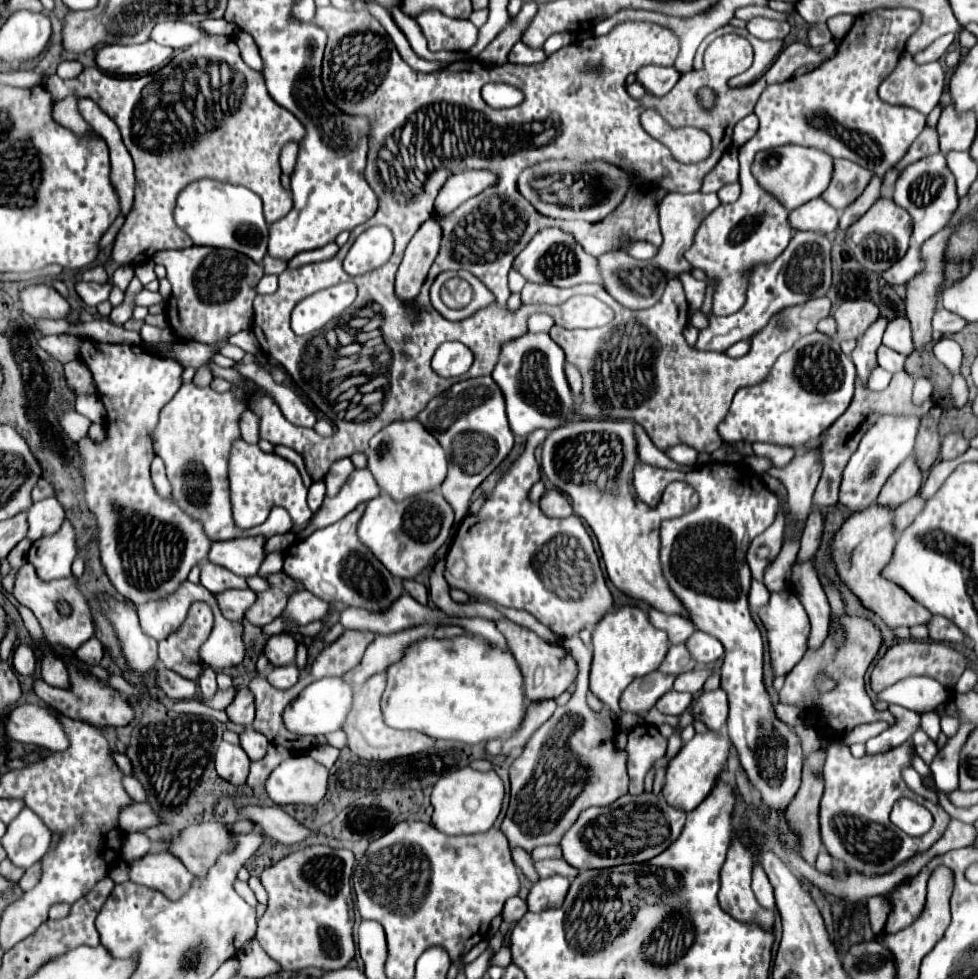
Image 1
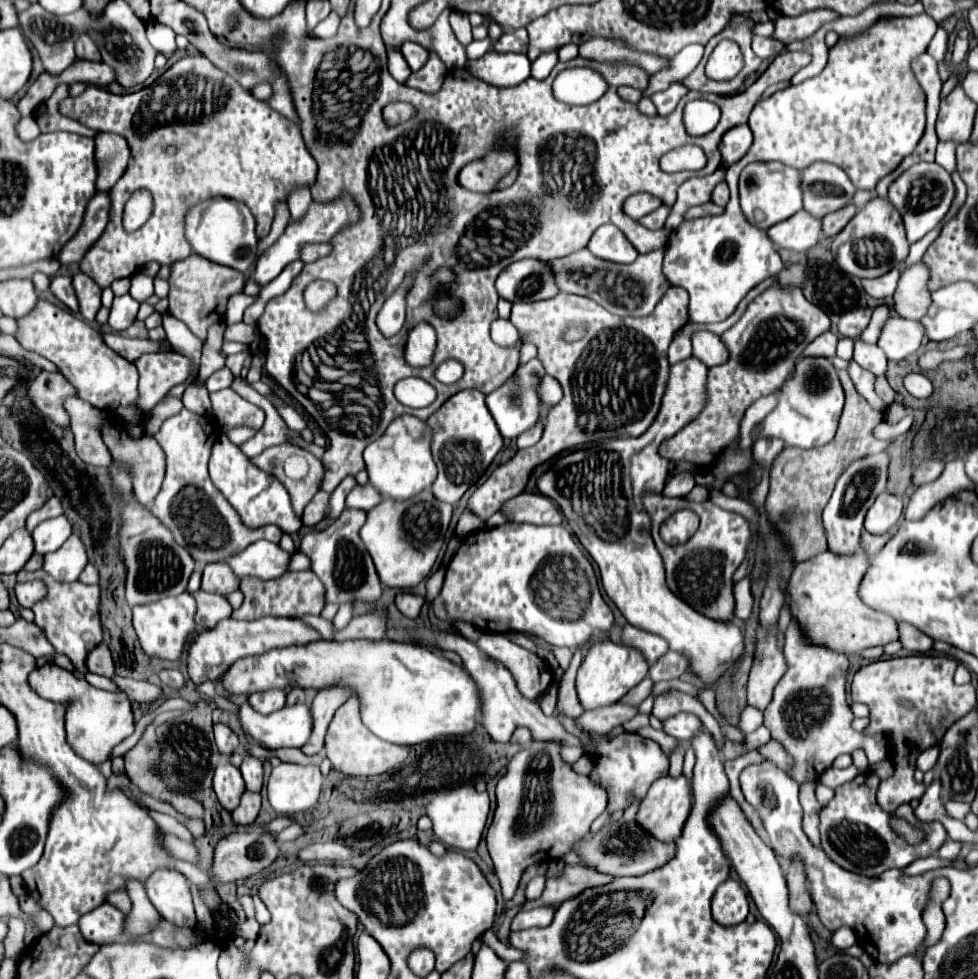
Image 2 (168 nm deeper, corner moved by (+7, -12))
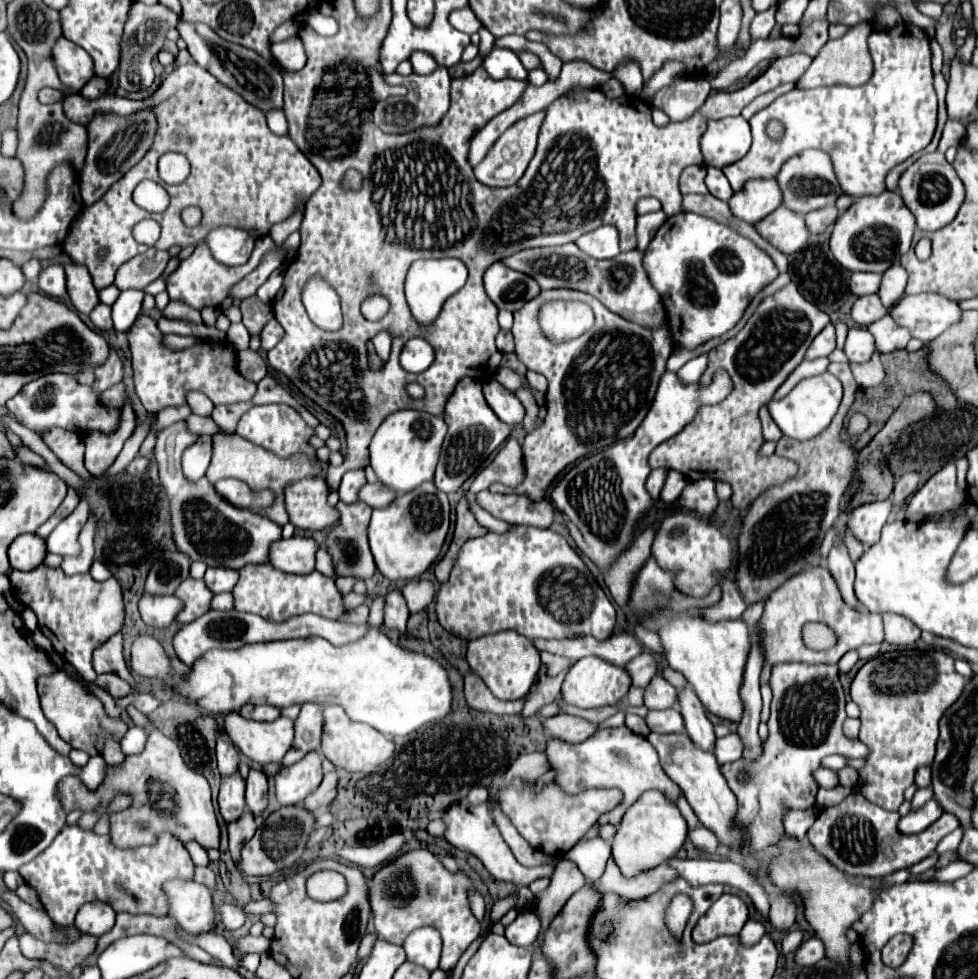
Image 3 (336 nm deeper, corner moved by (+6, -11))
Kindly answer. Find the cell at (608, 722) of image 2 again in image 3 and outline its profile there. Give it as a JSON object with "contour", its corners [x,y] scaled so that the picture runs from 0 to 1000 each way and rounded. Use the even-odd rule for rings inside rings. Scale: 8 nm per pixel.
{"contour":[[[571,728],[566,732],[554,734],[554,747],[560,749],[560,753],[569,753],[569,755],[575,755],[581,759],[593,759],[609,749],[609,741],[605,741],[593,732]]]}

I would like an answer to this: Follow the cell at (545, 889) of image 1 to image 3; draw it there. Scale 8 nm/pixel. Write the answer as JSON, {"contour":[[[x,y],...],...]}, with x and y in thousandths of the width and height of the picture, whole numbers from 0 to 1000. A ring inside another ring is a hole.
{"contour":[[[534,931],[530,937],[517,947],[517,959],[524,965],[542,967],[552,953],[552,939],[544,931]]]}

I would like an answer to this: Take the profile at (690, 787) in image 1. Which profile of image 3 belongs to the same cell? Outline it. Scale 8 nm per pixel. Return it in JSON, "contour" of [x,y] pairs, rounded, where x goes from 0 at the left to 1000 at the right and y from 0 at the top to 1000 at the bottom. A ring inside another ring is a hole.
{"contour":[[[663,808],[638,830],[626,859],[626,877],[638,896],[650,896],[650,892],[658,892],[687,877],[699,863],[701,853],[701,839],[693,824],[689,824],[675,808]]]}

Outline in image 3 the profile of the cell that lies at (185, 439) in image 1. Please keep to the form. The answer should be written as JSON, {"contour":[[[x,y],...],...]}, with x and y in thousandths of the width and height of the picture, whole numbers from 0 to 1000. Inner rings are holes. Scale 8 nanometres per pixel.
{"contour":[[[182,430],[160,444],[157,465],[164,473],[164,491],[174,510],[176,542],[180,559],[198,573],[209,573],[215,579],[247,581],[254,575],[274,575],[274,561],[278,553],[286,551],[288,538],[272,528],[260,526],[252,520],[243,520],[229,512],[221,499],[209,489],[194,493],[184,479],[184,467],[190,457],[200,450],[200,444],[192,442],[190,432]]]}

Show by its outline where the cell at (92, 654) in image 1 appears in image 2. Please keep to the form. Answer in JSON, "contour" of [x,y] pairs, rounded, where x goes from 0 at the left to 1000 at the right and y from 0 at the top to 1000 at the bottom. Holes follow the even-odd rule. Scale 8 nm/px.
{"contour":[[[101,658],[101,660],[97,660],[91,666],[91,670],[89,670],[89,682],[91,682],[91,686],[97,686],[101,691],[109,691],[109,693],[116,691],[118,678],[116,678],[113,666],[111,666],[111,662],[107,658]]]}

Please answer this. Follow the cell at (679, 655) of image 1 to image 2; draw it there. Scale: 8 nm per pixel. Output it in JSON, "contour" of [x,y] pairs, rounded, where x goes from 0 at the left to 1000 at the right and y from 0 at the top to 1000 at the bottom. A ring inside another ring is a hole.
{"contour":[[[660,693],[660,695],[653,697],[649,703],[645,703],[645,705],[639,709],[639,713],[635,713],[635,717],[637,717],[637,719],[645,719],[645,721],[653,721],[653,719],[666,709],[668,699],[670,699],[670,697],[666,697],[666,693]]]}

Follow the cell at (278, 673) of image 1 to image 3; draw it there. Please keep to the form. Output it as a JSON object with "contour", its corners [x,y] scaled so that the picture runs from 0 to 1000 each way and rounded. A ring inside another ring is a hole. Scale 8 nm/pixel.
{"contour":[[[260,720],[260,722],[256,722],[254,732],[262,734],[262,736],[280,736],[282,732],[286,732],[286,724],[278,722],[278,720]]]}

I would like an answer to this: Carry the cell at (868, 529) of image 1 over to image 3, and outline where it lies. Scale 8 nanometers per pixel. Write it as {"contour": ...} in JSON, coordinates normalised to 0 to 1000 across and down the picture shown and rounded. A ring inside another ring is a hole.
{"contour":[[[845,579],[824,581],[806,591],[800,600],[796,600],[781,616],[781,626],[775,634],[775,640],[777,640],[777,659],[781,663],[781,679],[787,681],[806,675],[818,675],[826,679],[857,677],[857,673],[869,663],[904,655],[900,628],[890,624],[875,624],[863,618],[855,602],[855,593],[851,591]]]}

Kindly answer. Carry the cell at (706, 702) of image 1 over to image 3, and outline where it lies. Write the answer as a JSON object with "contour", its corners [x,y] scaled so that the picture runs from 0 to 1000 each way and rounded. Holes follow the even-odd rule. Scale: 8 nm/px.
{"contour":[[[679,724],[679,726],[663,726],[661,741],[665,747],[671,749],[695,749],[699,747],[699,734],[693,724]]]}

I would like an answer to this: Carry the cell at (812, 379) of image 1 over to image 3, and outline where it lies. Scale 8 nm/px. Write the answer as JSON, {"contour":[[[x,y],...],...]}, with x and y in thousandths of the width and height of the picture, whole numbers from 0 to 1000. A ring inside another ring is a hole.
{"contour":[[[840,381],[840,383],[816,389],[814,395],[804,406],[800,406],[796,410],[787,410],[784,416],[791,432],[798,436],[798,440],[802,444],[822,450],[822,448],[828,448],[828,446],[840,442],[847,436],[847,432],[851,430],[851,426],[857,420],[859,408],[861,408],[859,389],[855,385],[851,385],[849,381]]]}

